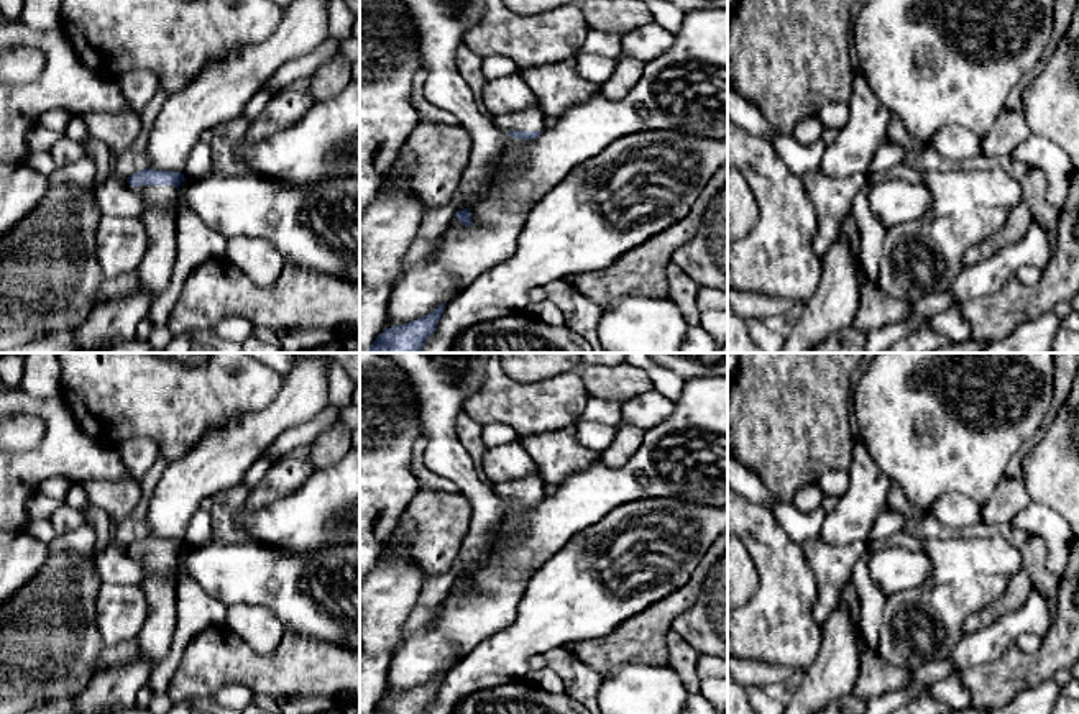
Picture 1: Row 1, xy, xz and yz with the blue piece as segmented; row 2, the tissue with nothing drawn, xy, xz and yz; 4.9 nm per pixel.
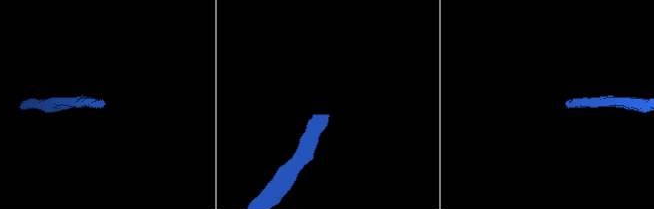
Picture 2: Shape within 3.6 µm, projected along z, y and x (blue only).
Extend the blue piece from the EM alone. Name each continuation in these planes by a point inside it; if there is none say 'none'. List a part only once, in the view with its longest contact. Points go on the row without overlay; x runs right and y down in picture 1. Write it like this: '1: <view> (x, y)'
1: xy (155, 639)

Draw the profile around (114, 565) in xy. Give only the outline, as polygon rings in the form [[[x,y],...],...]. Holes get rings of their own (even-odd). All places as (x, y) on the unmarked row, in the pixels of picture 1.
[[[115,542],[95,556],[94,565],[102,583],[141,586],[146,578],[145,568],[131,558],[126,547]]]

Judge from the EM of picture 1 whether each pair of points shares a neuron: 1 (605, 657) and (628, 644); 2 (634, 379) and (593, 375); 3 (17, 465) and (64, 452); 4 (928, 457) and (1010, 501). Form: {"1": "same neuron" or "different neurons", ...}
{"1": "same neuron", "2": "same neuron", "3": "same neuron", "4": "different neurons"}

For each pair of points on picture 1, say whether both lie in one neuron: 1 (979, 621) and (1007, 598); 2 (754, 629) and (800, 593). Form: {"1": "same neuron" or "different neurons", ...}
{"1": "same neuron", "2": "same neuron"}

